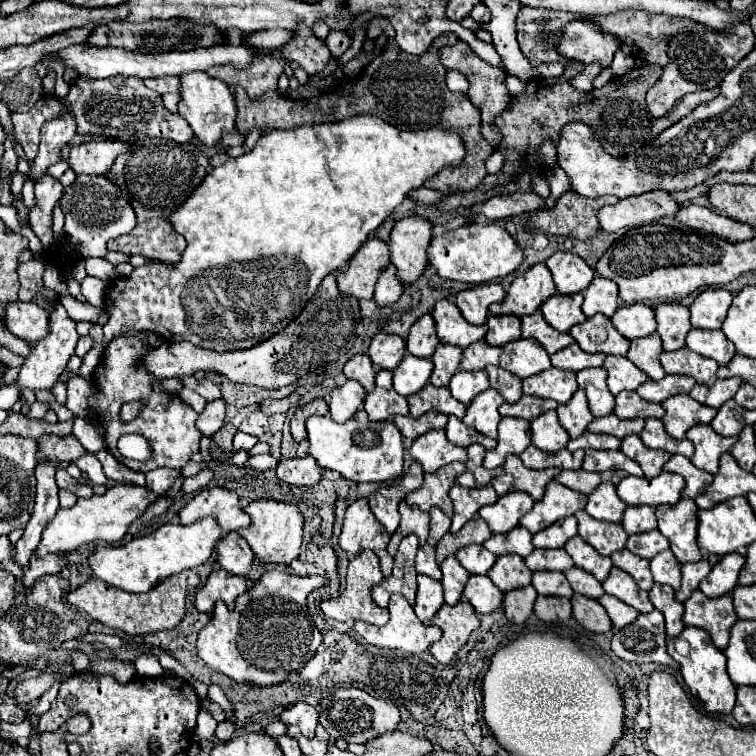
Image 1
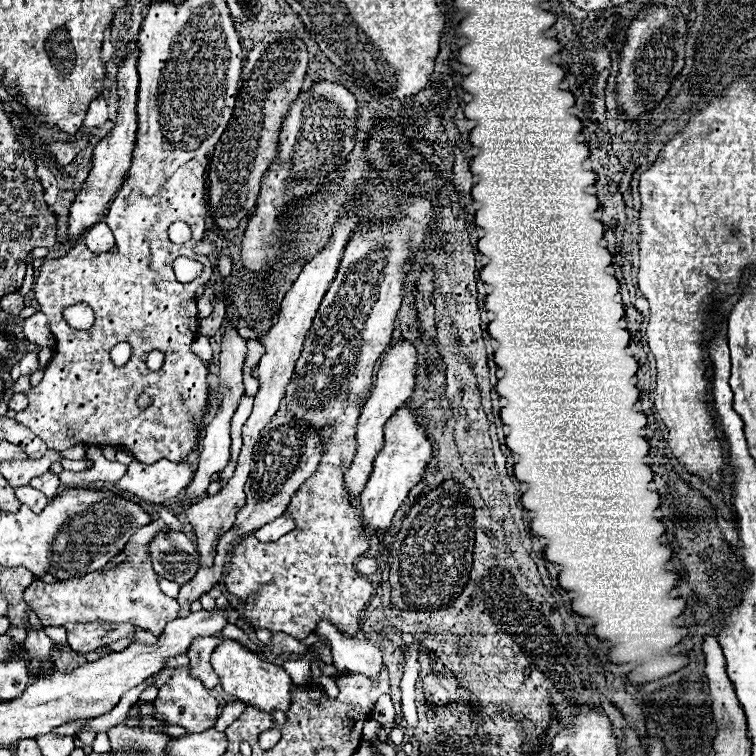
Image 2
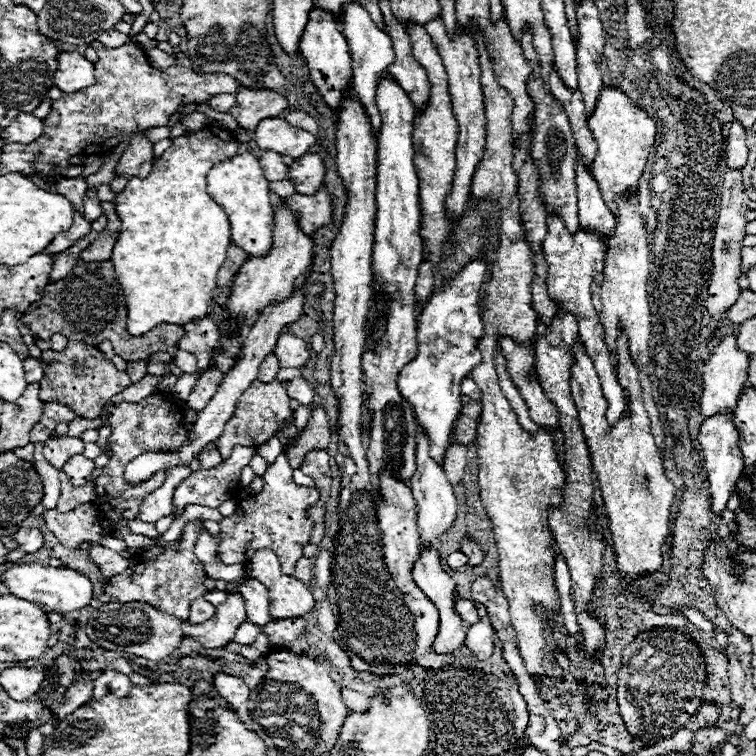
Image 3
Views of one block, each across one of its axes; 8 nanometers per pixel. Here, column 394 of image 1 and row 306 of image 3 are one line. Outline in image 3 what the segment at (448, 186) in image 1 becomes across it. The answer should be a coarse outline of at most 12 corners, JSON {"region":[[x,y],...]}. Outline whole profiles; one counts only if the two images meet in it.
{"region":[[82,262],[22,314],[36,336],[100,346],[124,360],[174,356],[178,324],[126,328],[112,262]]}

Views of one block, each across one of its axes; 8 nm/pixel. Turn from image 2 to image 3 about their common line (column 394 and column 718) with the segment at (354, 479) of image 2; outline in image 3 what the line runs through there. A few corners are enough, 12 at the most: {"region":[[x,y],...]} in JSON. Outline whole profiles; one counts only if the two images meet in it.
{"region":[[724,336],[702,374],[700,412],[736,408],[750,356]]}

